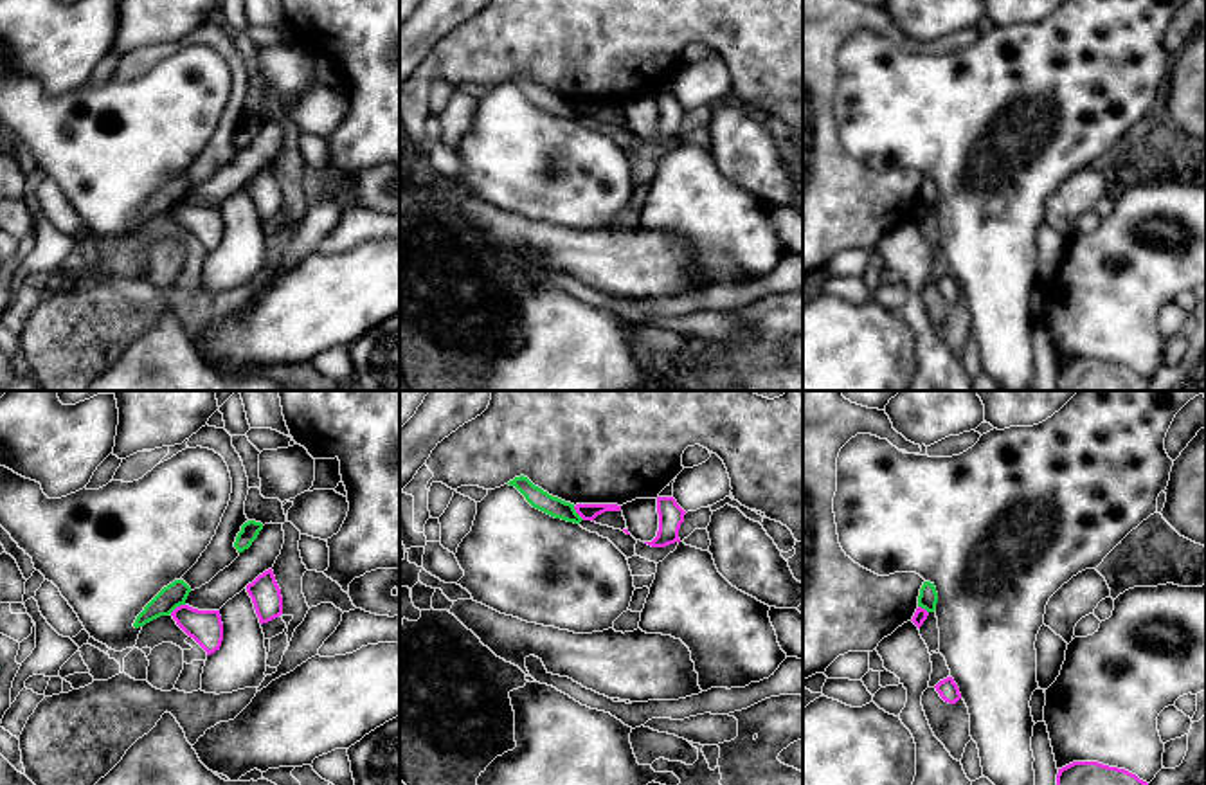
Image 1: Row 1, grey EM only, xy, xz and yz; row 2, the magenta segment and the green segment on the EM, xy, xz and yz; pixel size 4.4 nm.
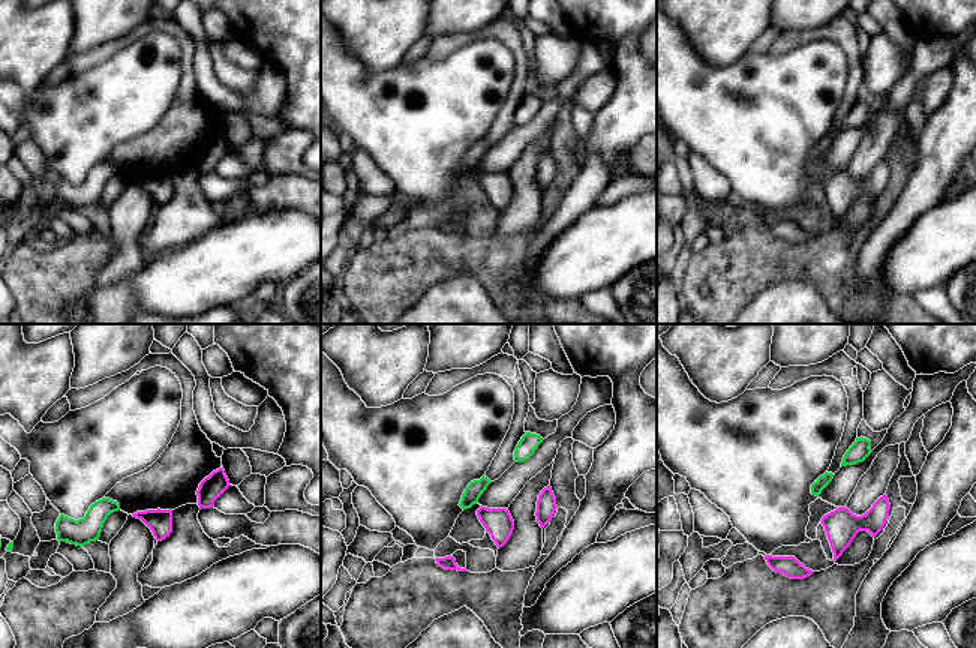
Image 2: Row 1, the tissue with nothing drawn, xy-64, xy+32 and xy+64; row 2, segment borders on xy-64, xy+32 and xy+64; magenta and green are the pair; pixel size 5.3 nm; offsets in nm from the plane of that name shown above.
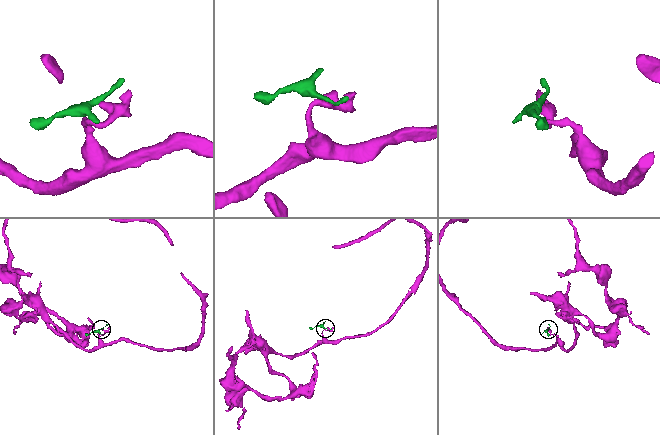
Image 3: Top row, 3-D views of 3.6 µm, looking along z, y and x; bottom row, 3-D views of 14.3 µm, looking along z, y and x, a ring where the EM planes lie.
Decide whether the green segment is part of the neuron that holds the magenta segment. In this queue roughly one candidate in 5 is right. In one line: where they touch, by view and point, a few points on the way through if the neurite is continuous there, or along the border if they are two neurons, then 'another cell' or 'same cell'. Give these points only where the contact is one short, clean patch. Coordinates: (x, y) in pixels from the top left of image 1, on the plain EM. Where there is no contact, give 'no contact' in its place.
xy (177, 204) | along xy (184, 200), (170, 209) | another cell

